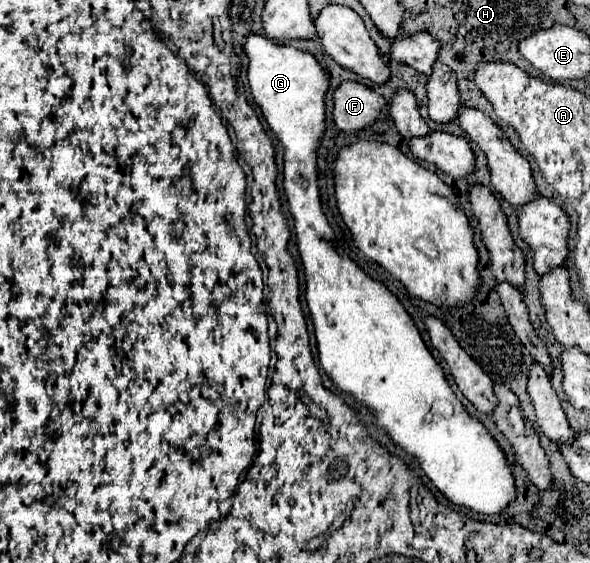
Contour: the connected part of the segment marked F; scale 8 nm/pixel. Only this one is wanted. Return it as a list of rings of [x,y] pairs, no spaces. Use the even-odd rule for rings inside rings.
[[[345,80],[337,86],[337,90],[333,94],[333,122],[337,124],[339,130],[357,132],[357,130],[365,128],[367,124],[371,124],[379,116],[383,106],[385,106],[385,98],[381,94],[375,94],[369,86],[365,86],[361,82]]]

